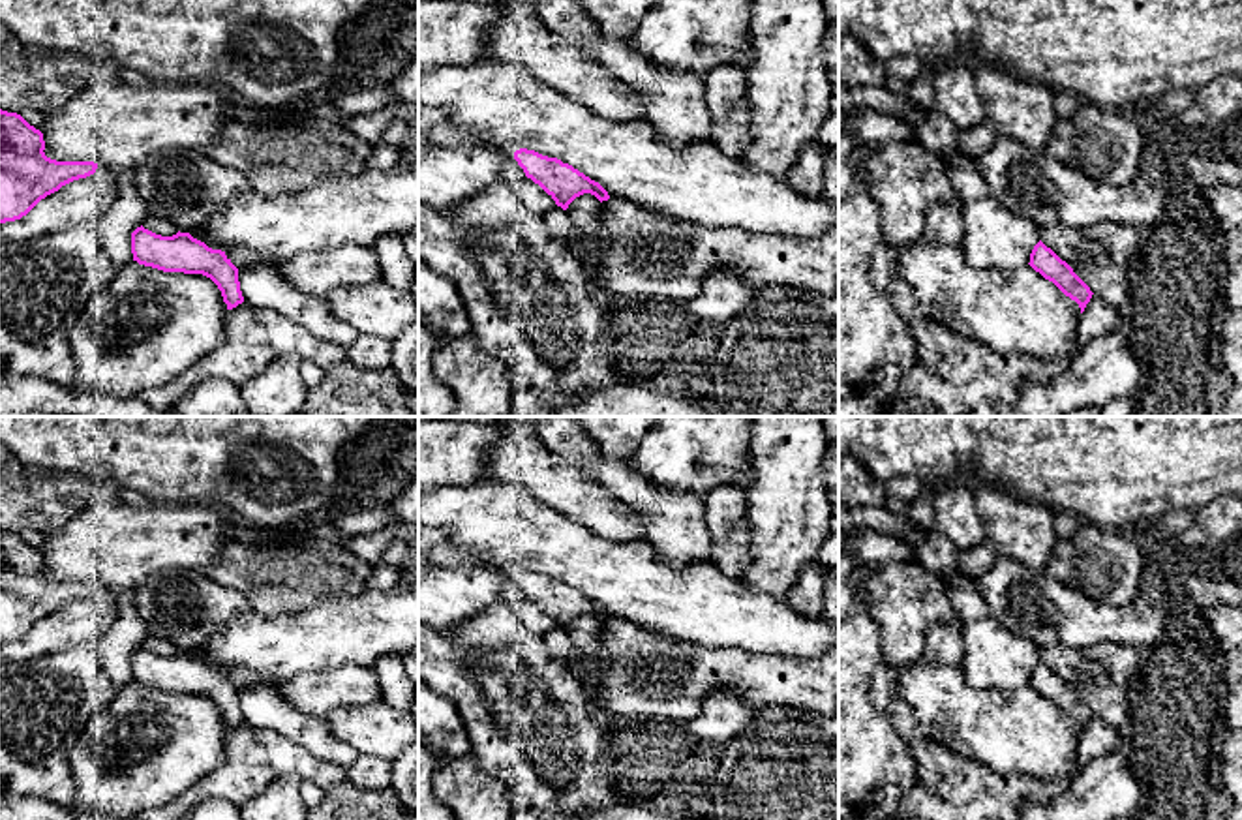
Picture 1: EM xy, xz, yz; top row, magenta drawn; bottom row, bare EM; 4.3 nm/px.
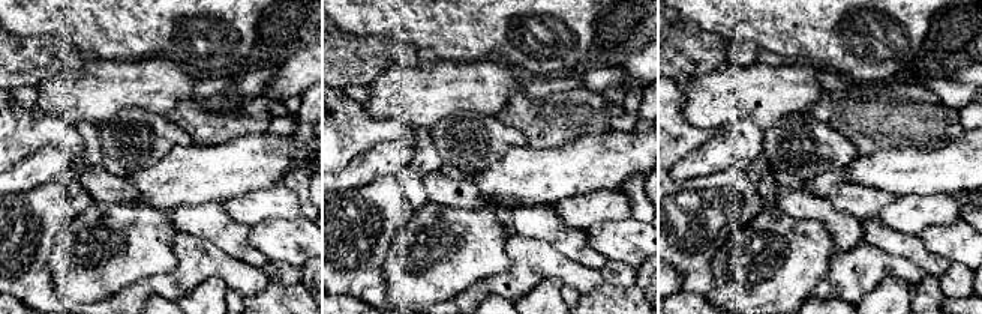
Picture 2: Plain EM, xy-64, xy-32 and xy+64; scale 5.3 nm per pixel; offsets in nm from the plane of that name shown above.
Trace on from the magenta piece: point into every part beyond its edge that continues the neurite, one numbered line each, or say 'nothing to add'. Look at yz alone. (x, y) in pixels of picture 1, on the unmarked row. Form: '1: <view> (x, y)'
nothing to add

